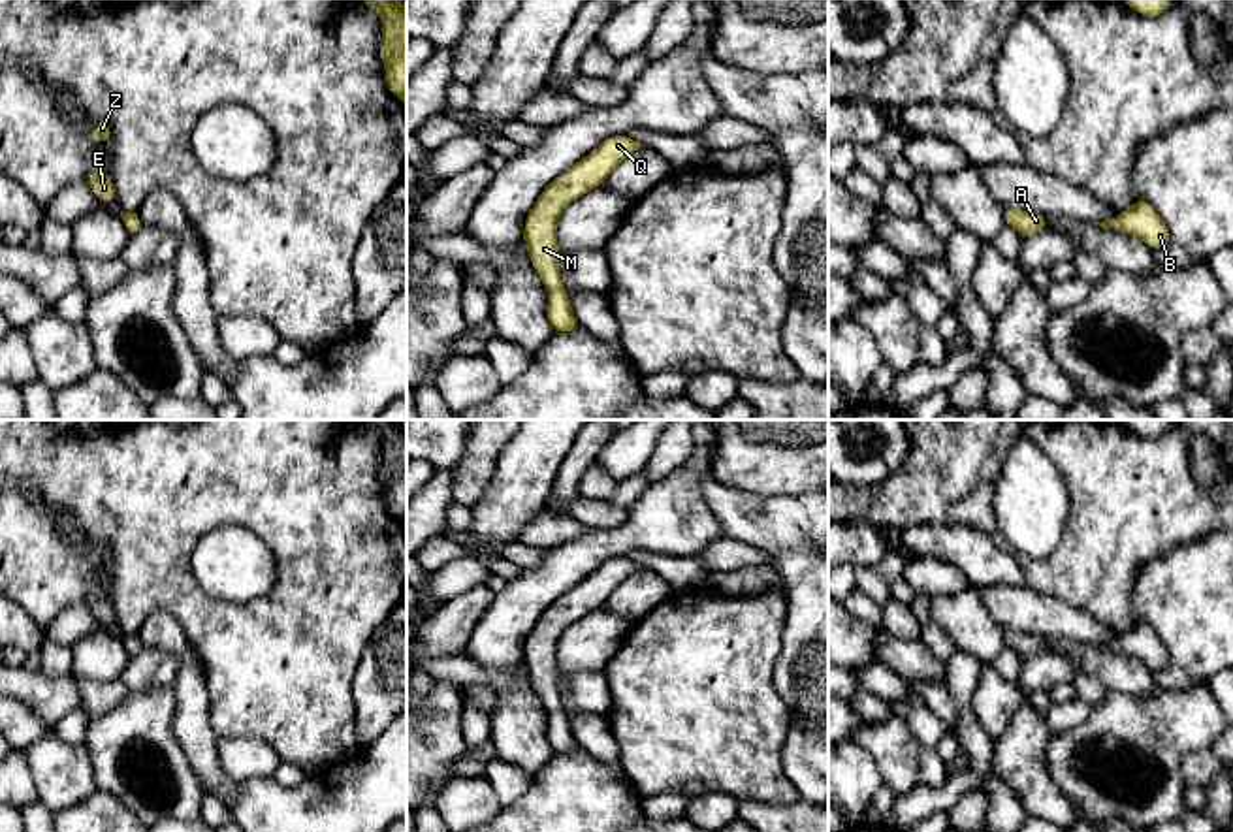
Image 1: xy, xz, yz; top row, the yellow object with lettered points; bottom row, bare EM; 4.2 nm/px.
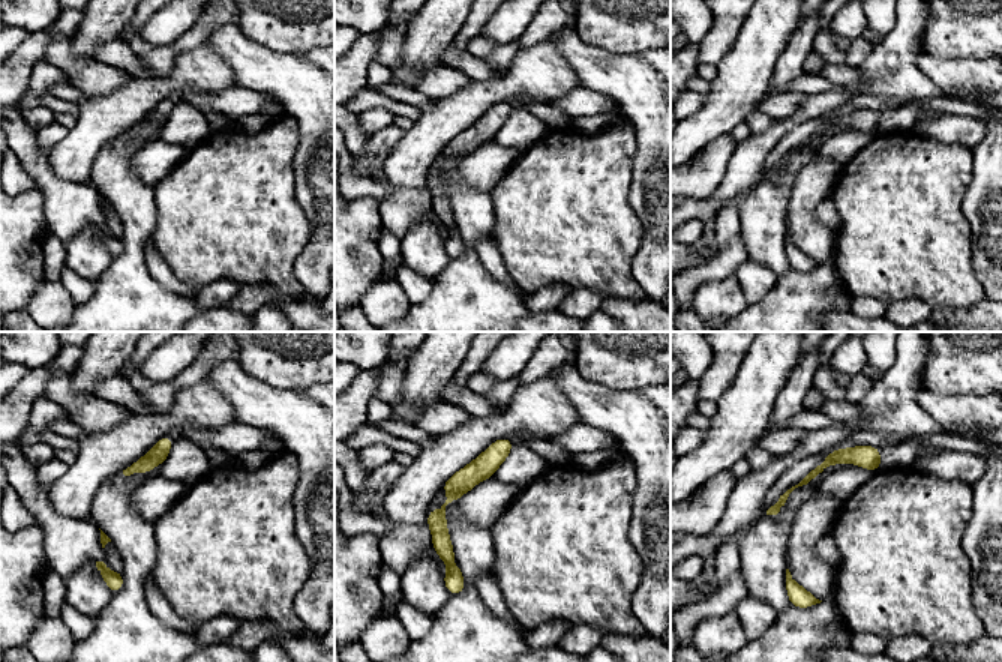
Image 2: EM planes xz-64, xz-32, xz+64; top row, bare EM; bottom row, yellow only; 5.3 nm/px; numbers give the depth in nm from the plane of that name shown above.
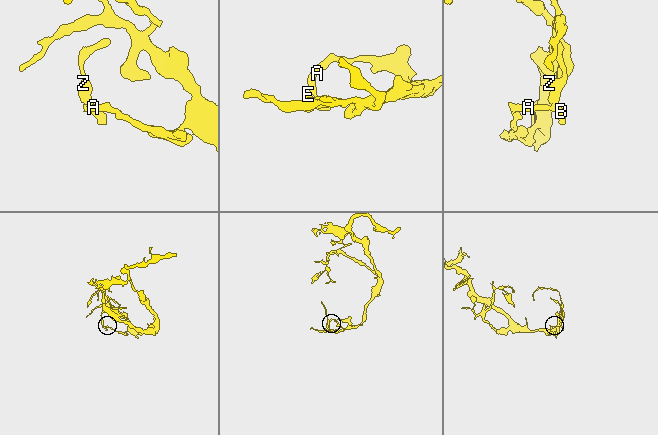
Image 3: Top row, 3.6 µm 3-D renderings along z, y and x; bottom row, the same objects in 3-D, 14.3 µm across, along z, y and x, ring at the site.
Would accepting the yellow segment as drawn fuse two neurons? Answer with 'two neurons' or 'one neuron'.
one neuron

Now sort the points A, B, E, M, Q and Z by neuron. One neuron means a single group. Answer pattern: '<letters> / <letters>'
A B E M Q Z

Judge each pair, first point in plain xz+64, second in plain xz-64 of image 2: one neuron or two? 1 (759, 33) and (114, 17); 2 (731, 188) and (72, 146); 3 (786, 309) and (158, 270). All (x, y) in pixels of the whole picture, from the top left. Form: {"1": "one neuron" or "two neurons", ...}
{"1": "one neuron", "2": "one neuron", "3": "two neurons"}

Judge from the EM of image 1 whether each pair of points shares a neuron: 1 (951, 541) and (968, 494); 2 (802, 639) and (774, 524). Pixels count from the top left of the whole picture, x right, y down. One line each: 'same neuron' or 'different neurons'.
1: different neurons
2: same neuron

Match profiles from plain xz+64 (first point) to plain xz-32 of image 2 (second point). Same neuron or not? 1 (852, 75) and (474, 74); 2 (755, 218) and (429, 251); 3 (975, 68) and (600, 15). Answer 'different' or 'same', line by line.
1: same
2: same
3: different

